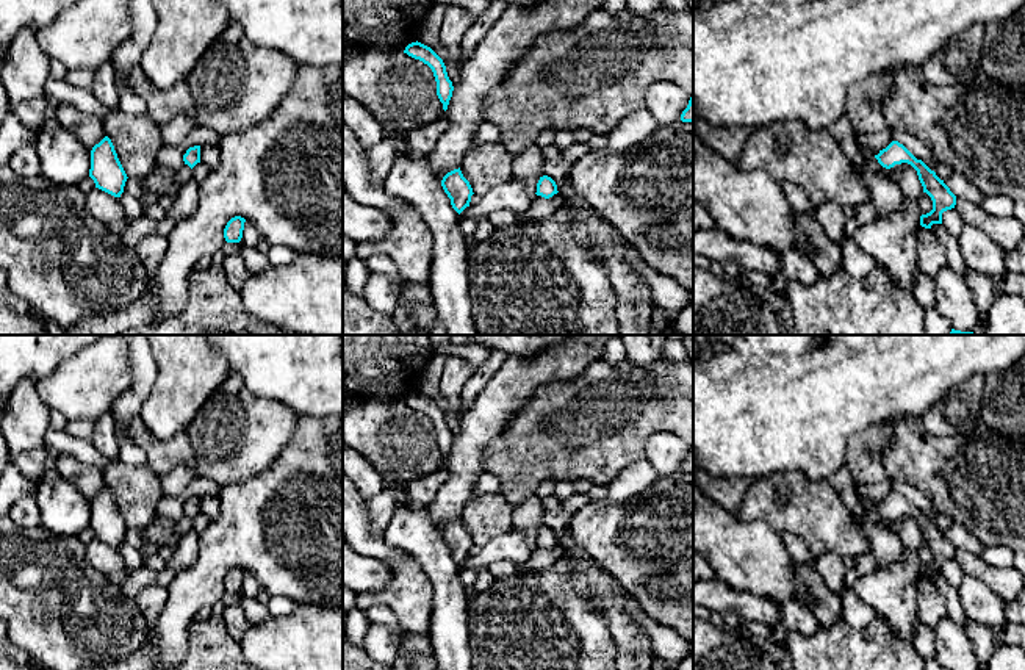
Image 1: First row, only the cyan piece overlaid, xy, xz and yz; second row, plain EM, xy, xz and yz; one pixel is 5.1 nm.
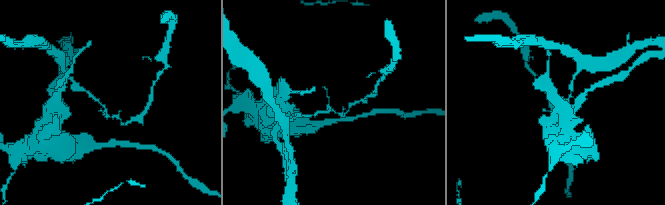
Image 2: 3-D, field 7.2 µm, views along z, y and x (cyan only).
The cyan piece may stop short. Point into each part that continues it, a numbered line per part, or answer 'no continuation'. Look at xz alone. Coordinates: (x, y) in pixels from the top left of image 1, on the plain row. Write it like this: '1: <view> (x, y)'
no continuation

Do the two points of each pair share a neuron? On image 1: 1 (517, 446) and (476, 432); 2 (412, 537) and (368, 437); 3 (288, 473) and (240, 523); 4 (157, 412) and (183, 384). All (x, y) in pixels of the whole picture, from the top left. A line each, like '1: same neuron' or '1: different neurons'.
1: different neurons
2: different neurons
3: same neuron
4: same neuron

